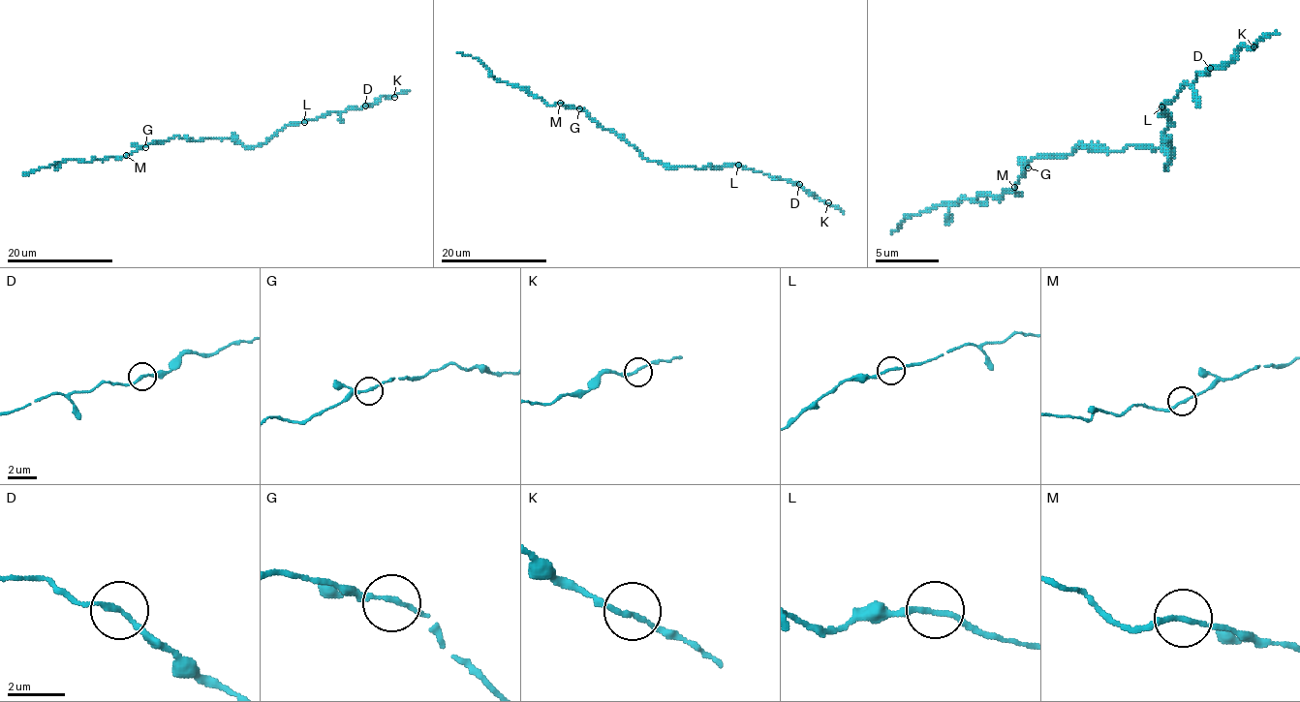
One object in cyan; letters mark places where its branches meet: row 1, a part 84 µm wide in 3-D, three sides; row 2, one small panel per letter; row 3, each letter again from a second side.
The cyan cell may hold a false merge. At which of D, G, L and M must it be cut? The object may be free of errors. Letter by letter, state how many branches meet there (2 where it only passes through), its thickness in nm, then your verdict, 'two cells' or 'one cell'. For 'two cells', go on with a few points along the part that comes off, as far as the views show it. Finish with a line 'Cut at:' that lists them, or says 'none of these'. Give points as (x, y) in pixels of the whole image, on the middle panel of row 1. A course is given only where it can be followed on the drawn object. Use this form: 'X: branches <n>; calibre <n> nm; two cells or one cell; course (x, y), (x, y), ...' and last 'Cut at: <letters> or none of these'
D: branches 2; calibre 170 nm; one cell
G: branches 2; calibre 160 nm; one cell
L: branches 2; calibre 170 nm; one cell
M: branches 2; calibre 160 nm; one cell
Cut at: none of these

